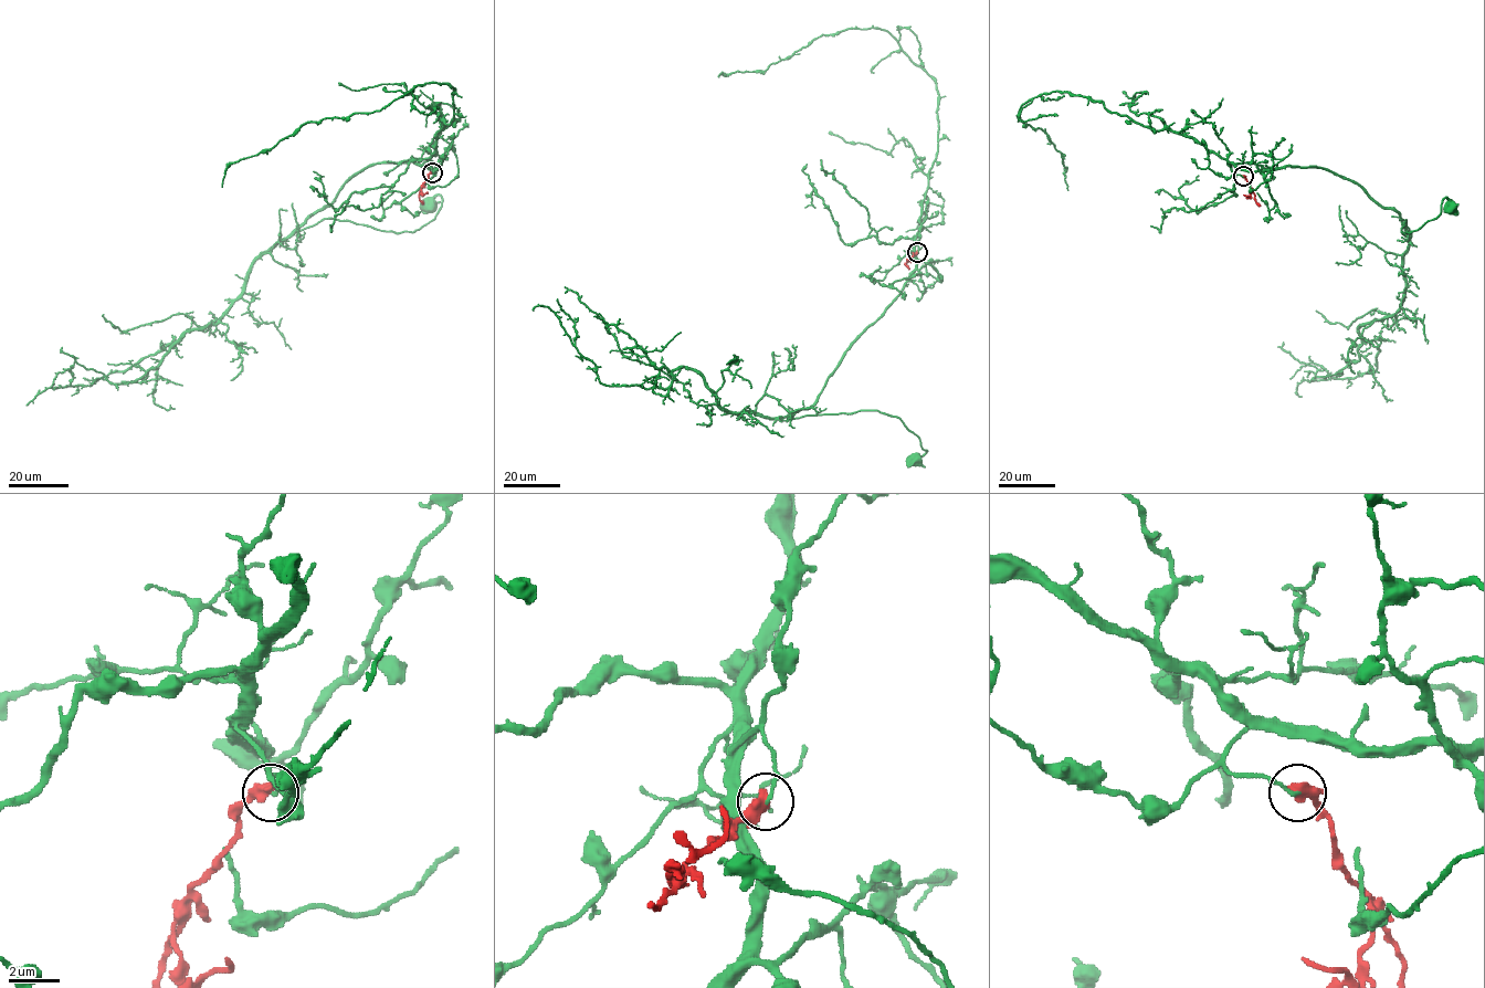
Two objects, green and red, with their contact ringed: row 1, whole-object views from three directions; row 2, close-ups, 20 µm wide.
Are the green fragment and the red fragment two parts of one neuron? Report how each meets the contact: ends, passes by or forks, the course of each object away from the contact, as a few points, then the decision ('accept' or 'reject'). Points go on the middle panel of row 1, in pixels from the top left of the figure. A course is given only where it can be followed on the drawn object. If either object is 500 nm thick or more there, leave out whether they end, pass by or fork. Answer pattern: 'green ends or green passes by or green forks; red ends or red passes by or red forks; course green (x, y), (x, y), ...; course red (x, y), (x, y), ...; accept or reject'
course green (917, 252), (916, 243), (903, 291), (815, 401), (780, 419), (878, 410), (919, 439), (926, 451), (915, 456); course red (917, 252), (905, 263), (908, 269); reject

